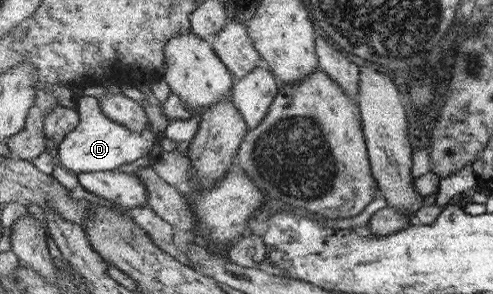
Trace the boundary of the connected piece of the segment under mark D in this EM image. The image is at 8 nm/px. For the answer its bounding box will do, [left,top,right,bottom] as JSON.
[59,95,157,174]

